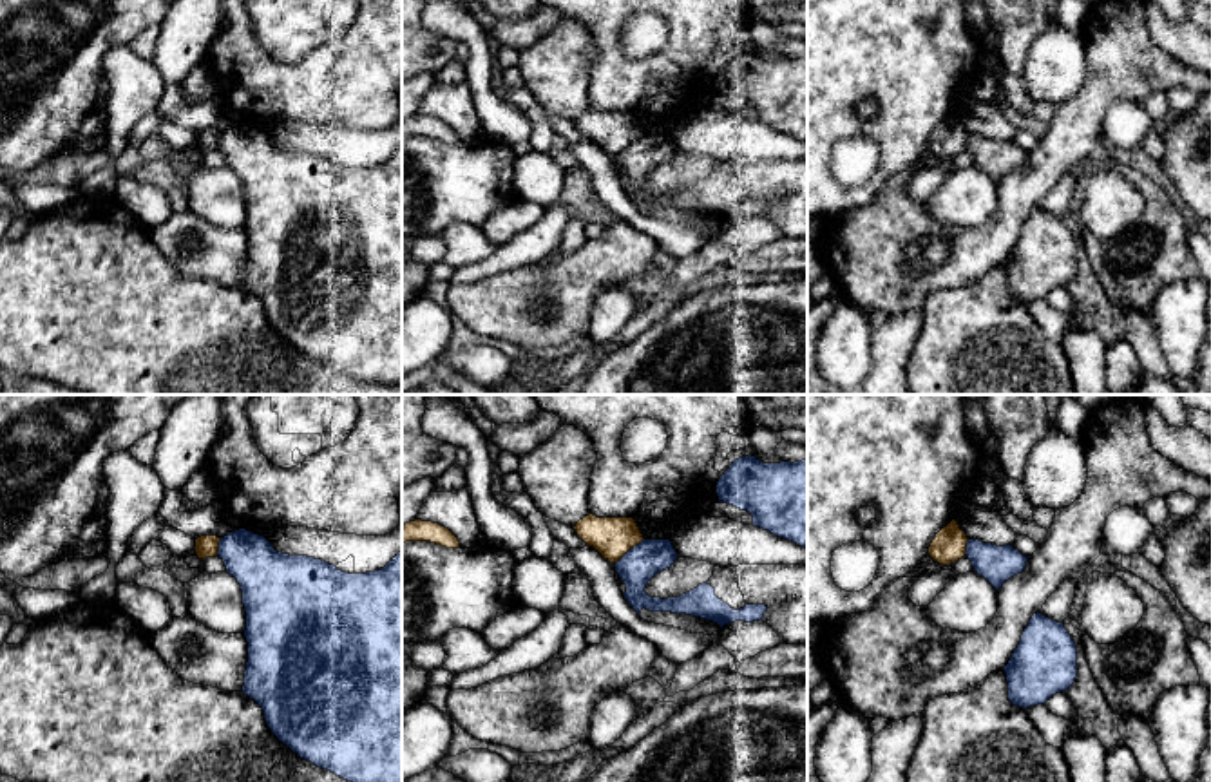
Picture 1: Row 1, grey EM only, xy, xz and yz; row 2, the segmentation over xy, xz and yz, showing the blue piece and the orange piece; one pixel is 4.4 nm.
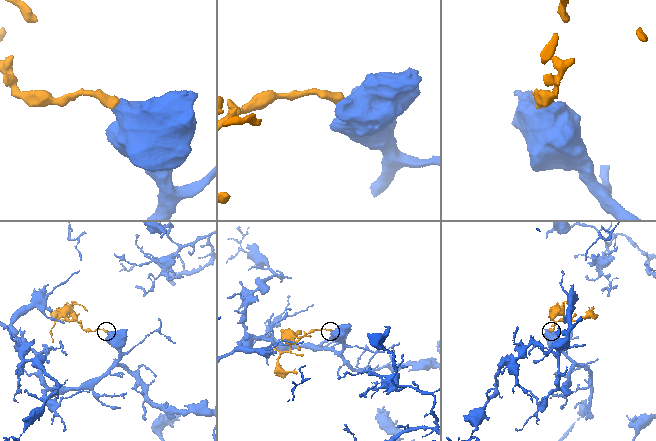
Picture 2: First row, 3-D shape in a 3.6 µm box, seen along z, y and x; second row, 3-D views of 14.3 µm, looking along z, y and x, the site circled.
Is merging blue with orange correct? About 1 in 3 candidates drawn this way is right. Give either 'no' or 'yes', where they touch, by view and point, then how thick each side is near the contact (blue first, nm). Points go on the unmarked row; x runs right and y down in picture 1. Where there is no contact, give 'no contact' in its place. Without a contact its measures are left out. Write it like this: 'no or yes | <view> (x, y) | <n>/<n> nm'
no | xz (629, 145) | 160/180 nm

